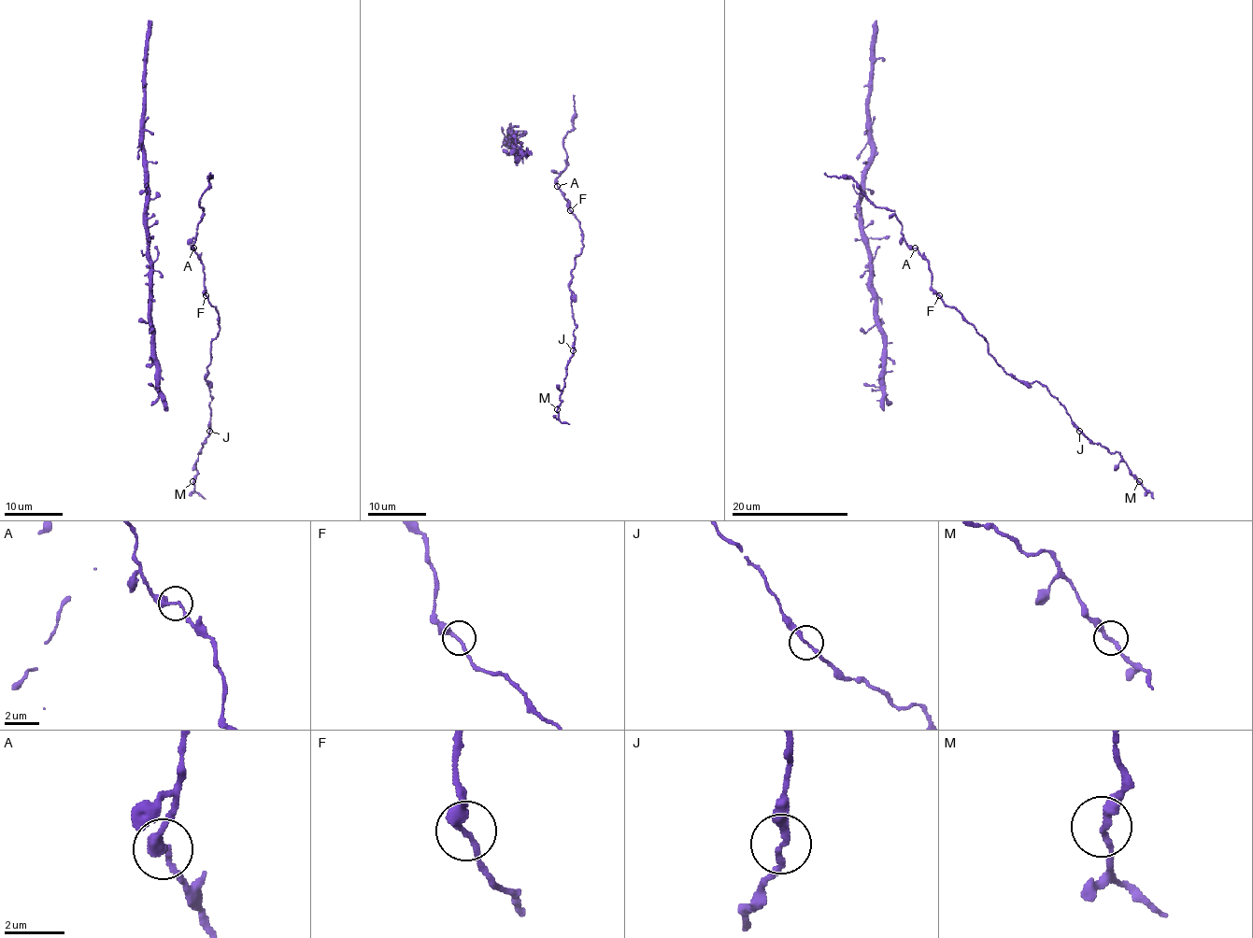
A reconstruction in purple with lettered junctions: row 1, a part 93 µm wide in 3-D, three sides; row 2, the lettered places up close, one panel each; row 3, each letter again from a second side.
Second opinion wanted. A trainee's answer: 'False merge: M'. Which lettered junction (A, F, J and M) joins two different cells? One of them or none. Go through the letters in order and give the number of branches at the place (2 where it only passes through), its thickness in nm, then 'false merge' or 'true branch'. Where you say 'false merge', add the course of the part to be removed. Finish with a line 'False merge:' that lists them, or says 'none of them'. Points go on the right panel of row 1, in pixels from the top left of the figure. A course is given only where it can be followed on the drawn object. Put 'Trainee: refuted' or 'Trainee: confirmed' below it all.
A: 2 branches meet; 280 nm thick; true branch
F: 2 branches meet; 240 nm thick; true branch
J: 2 branches meet; 200 nm thick; true branch
M: 2 branches meet; 240 nm thick; true branch
False merge: none of them
Trainee: refuted

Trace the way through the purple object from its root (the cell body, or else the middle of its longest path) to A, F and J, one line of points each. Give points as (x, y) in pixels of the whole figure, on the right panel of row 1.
A: (931, 282), (929, 262), (915, 248)
F: (931, 282), (931, 288), (939, 295)
J: (931, 282), (941, 299), (988, 343), (988, 351), (1003, 371), (1017, 379), (1043, 384), (1079, 431)

